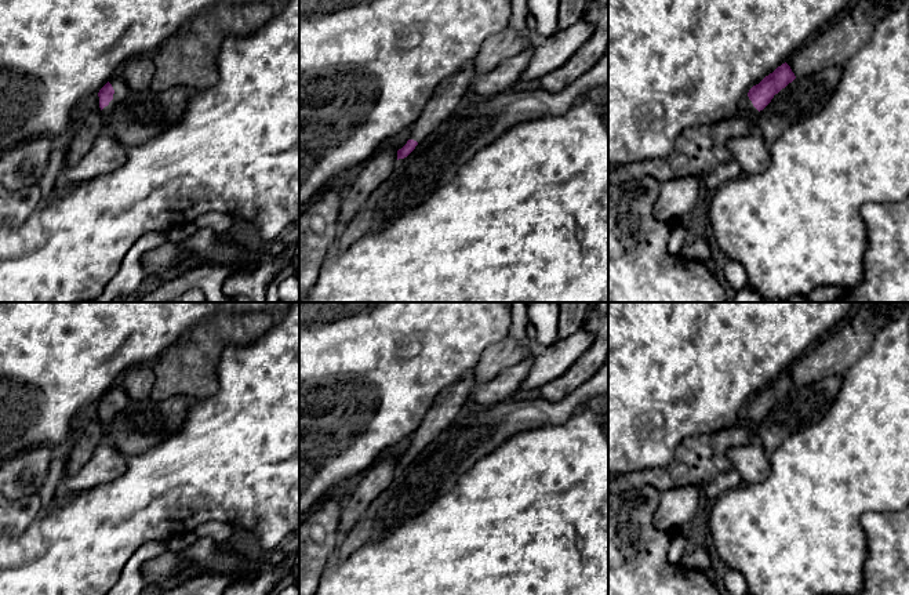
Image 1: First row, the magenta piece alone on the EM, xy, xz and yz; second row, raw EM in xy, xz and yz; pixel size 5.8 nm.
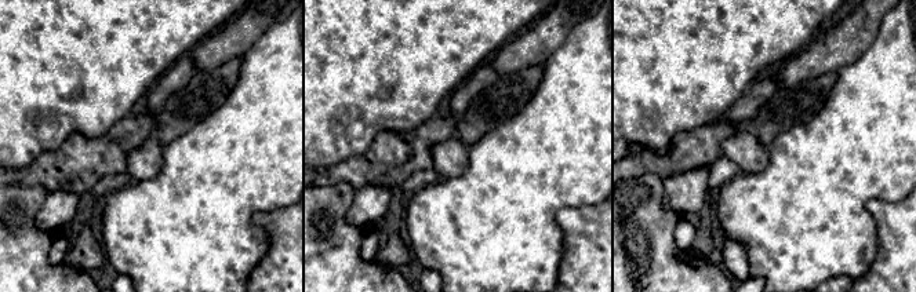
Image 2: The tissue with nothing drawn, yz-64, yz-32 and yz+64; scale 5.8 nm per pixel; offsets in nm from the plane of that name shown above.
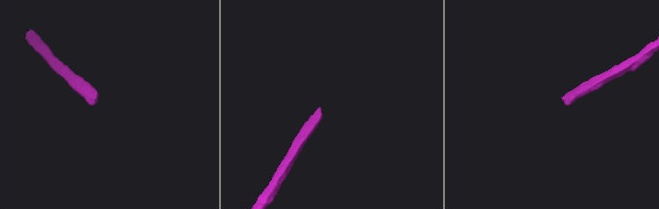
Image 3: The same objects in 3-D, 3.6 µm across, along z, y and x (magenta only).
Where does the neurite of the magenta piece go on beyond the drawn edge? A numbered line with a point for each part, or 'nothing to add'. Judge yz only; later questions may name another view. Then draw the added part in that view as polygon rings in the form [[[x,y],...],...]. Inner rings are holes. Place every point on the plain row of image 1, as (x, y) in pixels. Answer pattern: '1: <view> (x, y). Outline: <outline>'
1: yz (745, 414). Outline: [[[746,404],[738,416],[738,422],[746,422],[748,425],[757,425],[759,420],[753,416],[752,410]]]

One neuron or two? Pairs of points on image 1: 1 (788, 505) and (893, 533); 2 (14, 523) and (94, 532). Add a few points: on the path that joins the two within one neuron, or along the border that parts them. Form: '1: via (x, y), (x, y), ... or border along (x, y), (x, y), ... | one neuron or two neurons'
1: border along (890, 511), (866, 511), (860, 518), (866, 557) | two neurons
2: border along (37, 517), (21, 533), (14, 536) | two neurons

